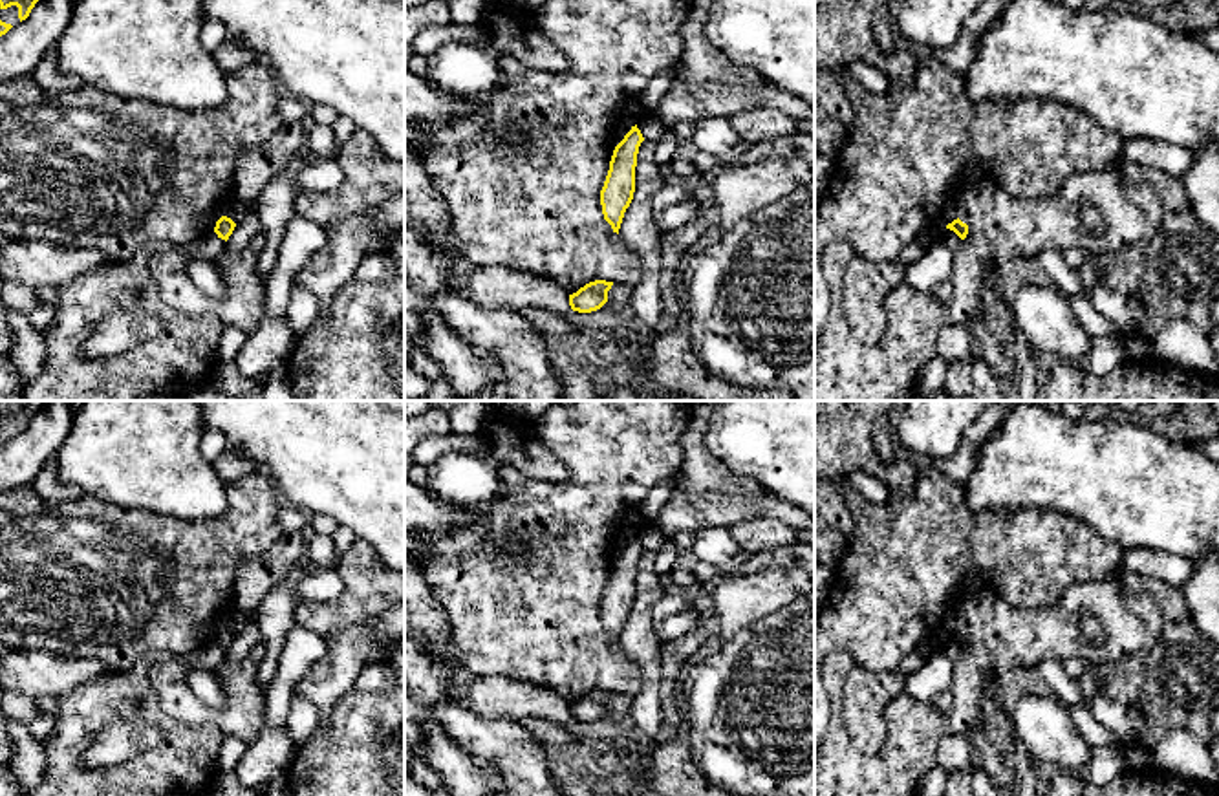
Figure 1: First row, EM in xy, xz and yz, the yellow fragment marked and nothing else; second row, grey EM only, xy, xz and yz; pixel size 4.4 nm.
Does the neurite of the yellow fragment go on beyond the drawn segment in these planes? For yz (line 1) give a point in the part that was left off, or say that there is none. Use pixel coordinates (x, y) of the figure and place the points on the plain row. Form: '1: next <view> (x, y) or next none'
1: next none

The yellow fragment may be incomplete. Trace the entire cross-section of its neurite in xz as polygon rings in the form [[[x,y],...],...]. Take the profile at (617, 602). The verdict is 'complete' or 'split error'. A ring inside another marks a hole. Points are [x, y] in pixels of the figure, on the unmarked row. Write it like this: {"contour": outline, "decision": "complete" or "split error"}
{"contour": [[[631,536],[624,549],[615,556],[610,580],[600,600],[600,615],[604,629],[619,644],[626,619],[635,602],[635,576],[639,556],[644,551],[641,540]]], "decision": "complete"}

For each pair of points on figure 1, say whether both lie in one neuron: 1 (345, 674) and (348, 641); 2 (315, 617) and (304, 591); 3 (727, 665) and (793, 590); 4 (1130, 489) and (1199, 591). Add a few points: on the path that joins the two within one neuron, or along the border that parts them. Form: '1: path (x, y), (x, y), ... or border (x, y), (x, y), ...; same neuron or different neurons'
1: path (345, 666), (348, 648); same neuron
2: border (337, 570), (341, 593), (335, 599), (297, 604); different neurons
3: border (795, 599), (733, 634); different neurons
4: border (1199, 553), (1194, 560); different neurons

